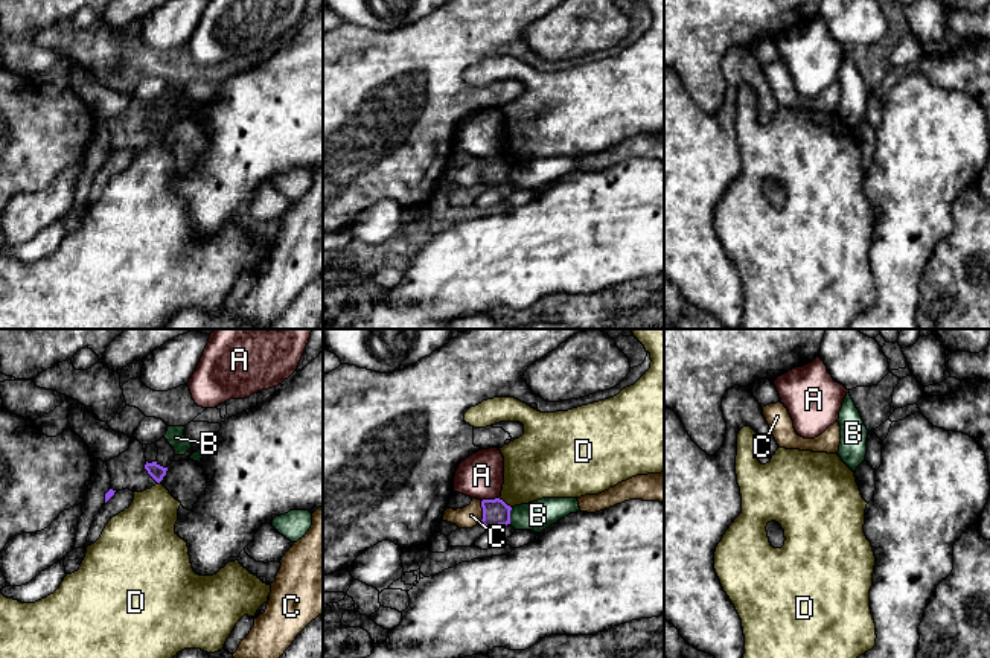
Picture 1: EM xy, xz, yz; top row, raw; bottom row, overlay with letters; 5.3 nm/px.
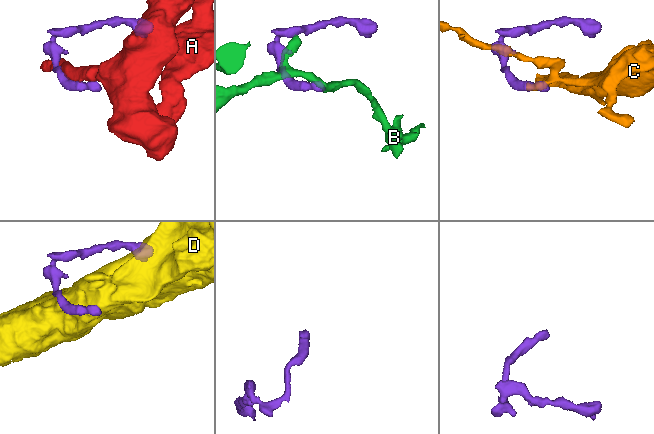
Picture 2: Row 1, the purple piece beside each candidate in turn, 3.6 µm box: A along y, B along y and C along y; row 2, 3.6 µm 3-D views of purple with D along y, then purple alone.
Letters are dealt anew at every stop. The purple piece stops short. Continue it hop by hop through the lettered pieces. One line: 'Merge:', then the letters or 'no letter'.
Merge: no letter

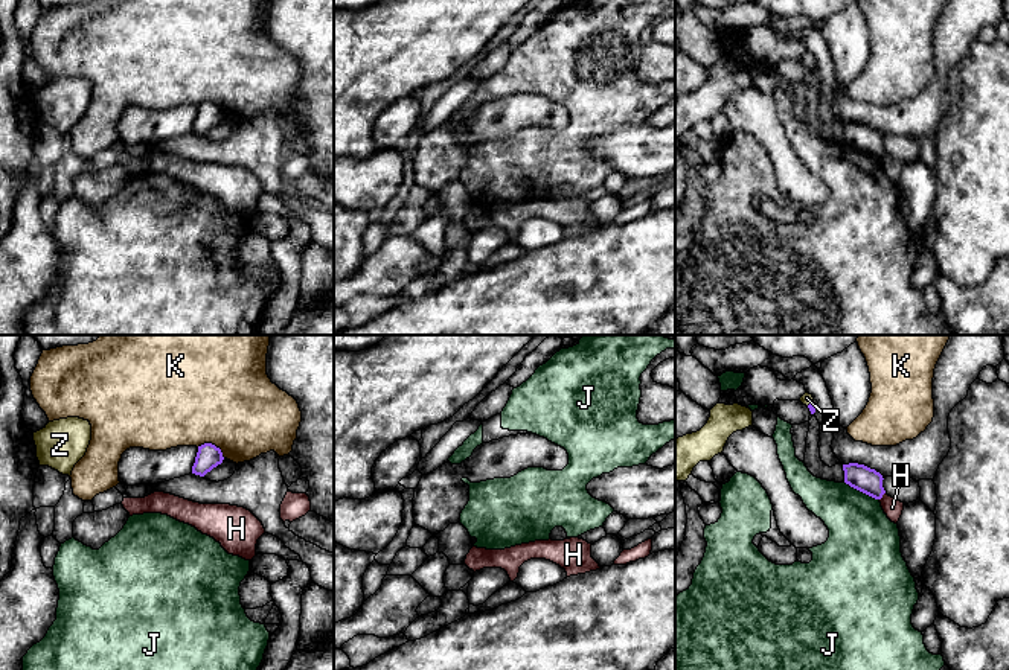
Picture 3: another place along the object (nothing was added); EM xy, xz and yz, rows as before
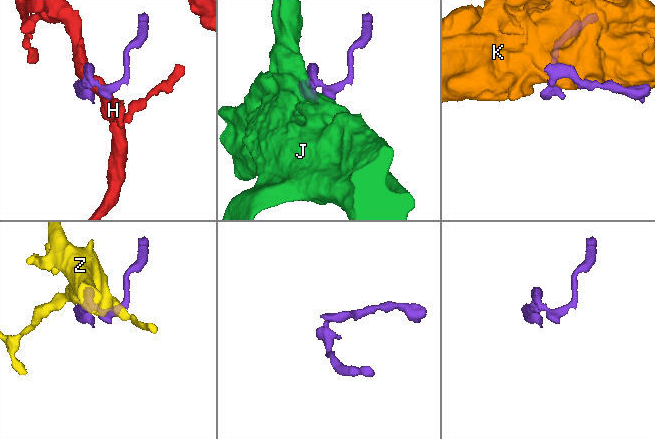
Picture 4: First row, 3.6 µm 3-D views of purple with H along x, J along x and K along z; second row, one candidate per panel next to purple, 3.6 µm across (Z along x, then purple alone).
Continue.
Merge: Z

